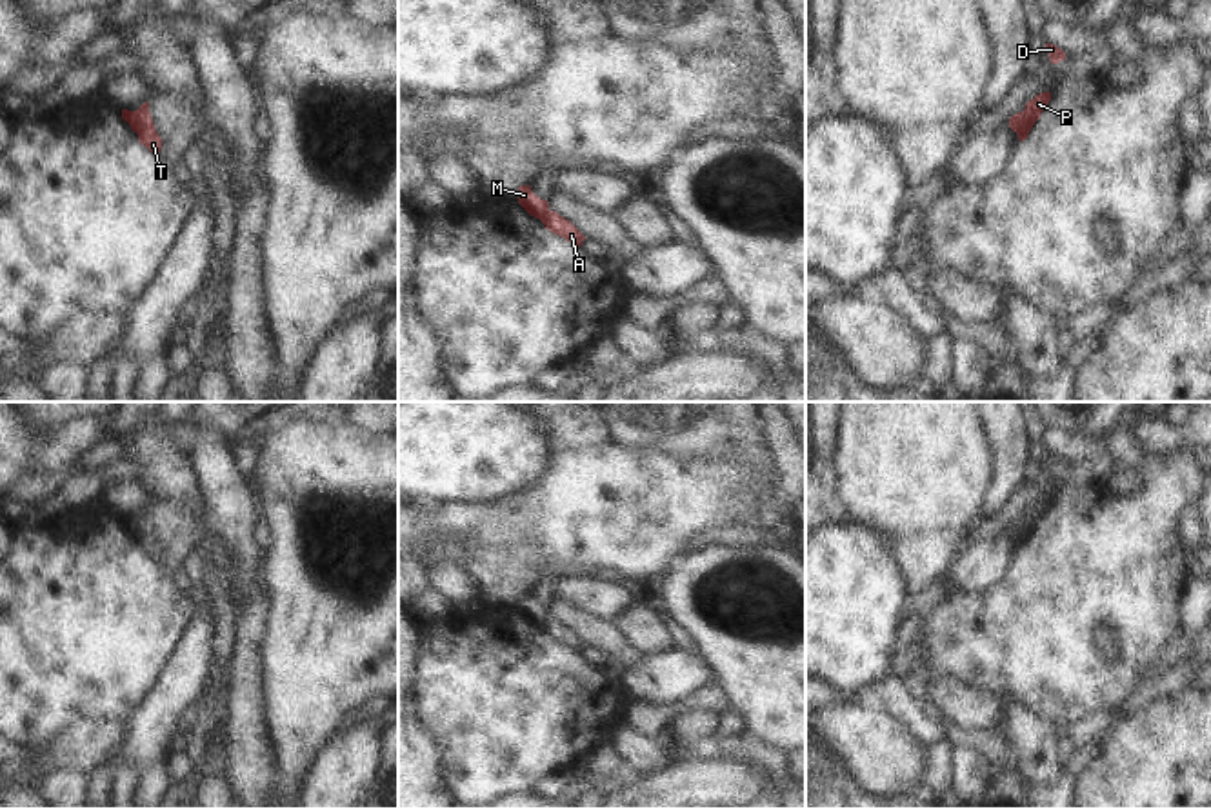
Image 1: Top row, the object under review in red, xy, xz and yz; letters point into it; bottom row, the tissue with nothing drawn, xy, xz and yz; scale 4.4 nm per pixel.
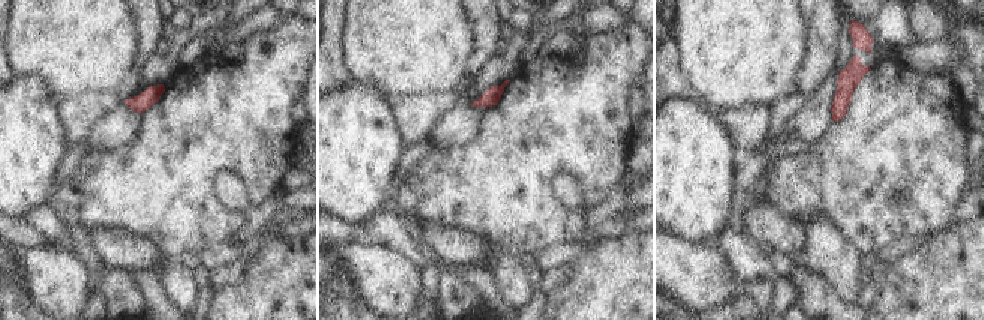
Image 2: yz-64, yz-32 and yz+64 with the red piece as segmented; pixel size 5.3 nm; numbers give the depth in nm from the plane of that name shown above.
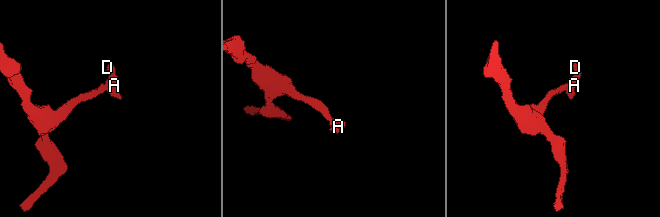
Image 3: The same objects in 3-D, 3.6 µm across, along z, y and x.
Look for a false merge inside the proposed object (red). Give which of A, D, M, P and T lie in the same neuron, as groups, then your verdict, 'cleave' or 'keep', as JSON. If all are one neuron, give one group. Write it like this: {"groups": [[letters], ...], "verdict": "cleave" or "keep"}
{"groups": [["A", "D", "P", "T"], ["M"]], "verdict": "cleave"}

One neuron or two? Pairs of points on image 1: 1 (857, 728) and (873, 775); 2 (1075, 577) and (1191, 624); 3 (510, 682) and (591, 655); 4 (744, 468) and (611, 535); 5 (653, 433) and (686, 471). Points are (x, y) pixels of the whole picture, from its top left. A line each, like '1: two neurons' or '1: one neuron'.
1: one neuron
2: two neurons
3: two neurons
4: one neuron
5: two neurons

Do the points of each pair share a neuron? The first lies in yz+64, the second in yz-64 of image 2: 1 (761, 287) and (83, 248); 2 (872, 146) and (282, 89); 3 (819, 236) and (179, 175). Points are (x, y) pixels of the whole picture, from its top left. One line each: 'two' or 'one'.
1: one
2: one
3: two

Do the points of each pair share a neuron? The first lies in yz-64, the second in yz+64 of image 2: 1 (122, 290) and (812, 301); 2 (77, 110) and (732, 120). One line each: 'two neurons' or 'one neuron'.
1: two neurons
2: one neuron

